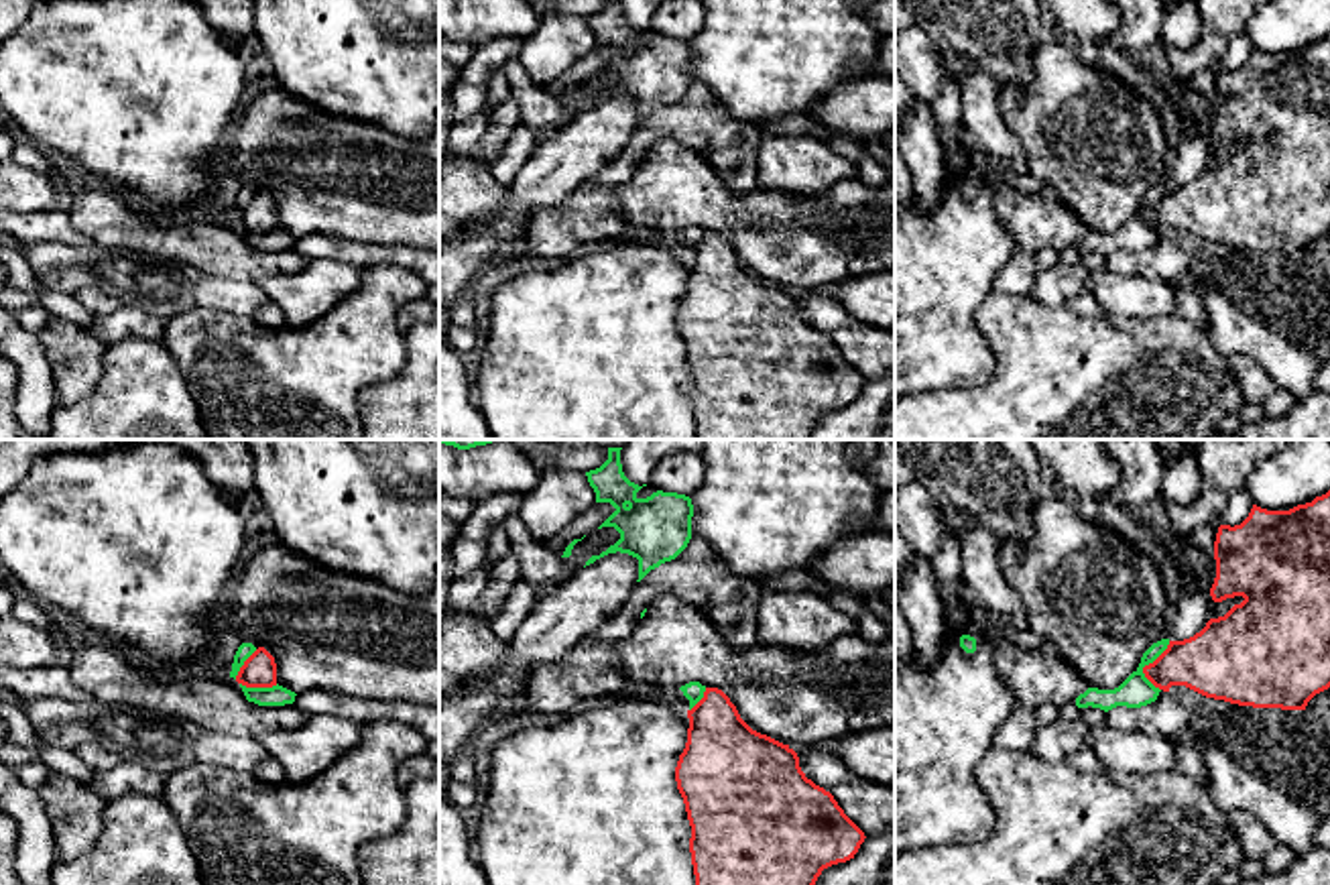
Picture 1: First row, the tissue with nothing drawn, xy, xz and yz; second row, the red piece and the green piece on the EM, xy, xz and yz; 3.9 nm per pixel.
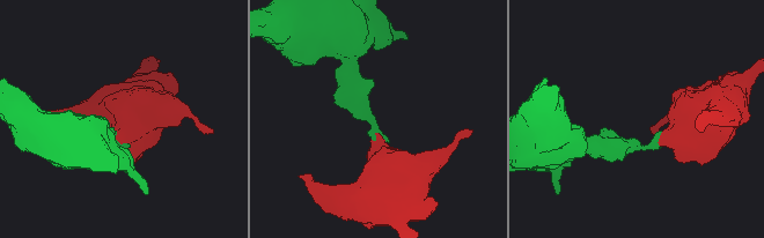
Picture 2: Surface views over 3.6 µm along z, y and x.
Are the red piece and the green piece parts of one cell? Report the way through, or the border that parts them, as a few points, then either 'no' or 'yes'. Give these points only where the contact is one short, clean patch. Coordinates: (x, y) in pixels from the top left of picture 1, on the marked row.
border along yz (1170, 641), (1143, 668), (1143, 674), (1160, 690); no

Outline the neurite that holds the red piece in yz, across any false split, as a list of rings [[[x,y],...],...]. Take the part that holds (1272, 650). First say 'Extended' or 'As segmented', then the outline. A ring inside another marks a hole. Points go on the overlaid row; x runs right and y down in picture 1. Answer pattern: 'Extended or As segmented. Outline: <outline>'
As segmented. Outline: [[[1330,490],[1289,511],[1267,511],[1253,505],[1241,525],[1220,525],[1214,541],[1214,602],[1243,596],[1224,616],[1210,618],[1190,639],[1169,641],[1167,649],[1143,667],[1159,690],[1186,686],[1206,698],[1253,708],[1306,710],[1308,702],[1330,688]]]

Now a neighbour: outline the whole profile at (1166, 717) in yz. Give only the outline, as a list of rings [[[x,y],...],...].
[[[1161,690],[1157,700],[1147,706],[1108,710],[1106,724],[1114,730],[1141,730],[1151,736],[1171,739],[1188,728],[1190,712],[1171,692]]]

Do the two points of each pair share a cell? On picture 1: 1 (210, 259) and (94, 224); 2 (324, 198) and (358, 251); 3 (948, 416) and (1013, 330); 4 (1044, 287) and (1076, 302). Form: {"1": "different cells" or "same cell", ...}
{"1": "same cell", "2": "different cells", "3": "same cell", "4": "same cell"}

